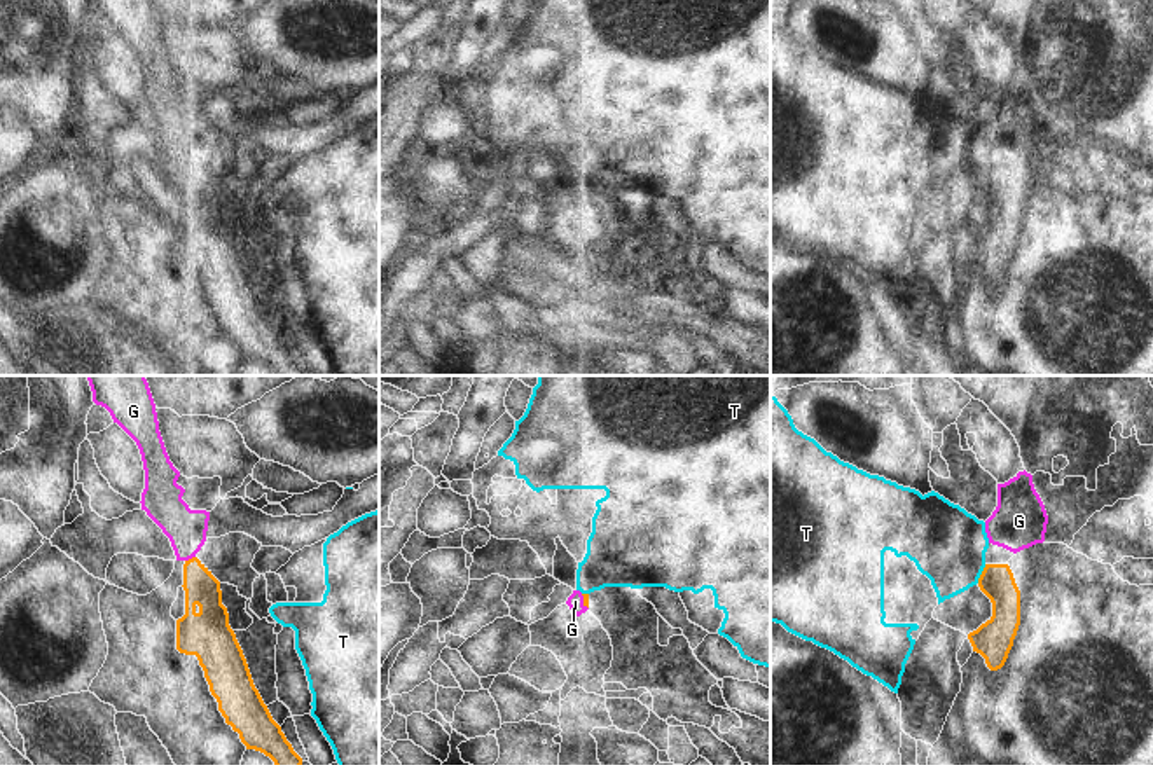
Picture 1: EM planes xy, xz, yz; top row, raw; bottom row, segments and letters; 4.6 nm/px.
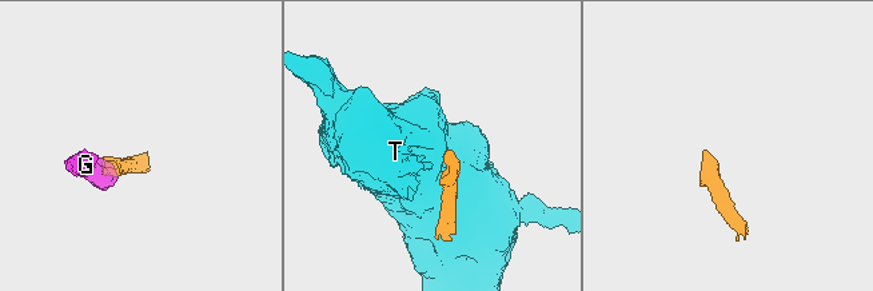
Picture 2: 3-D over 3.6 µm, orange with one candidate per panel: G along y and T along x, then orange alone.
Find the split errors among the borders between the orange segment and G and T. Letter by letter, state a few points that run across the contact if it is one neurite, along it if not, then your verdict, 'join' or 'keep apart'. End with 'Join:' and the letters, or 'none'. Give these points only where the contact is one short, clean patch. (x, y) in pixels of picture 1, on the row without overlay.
G: join
T: keep apart
Join: G

